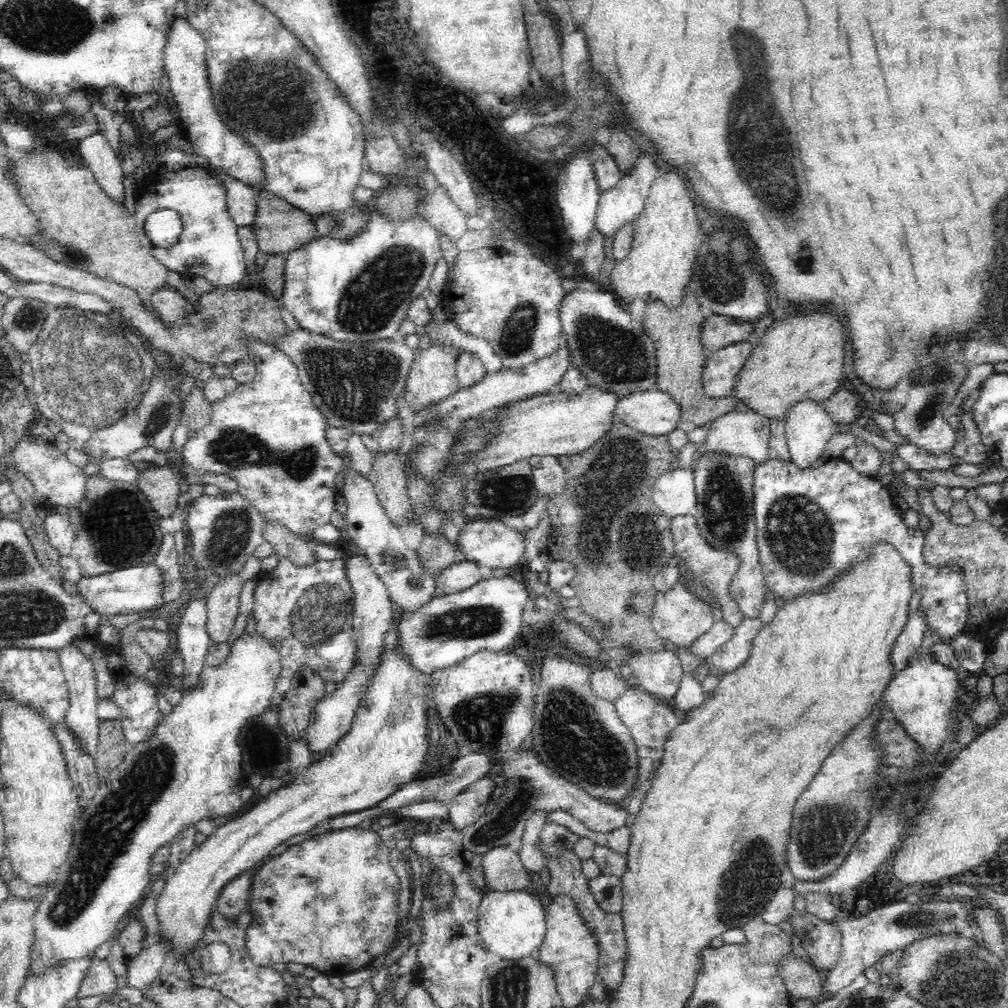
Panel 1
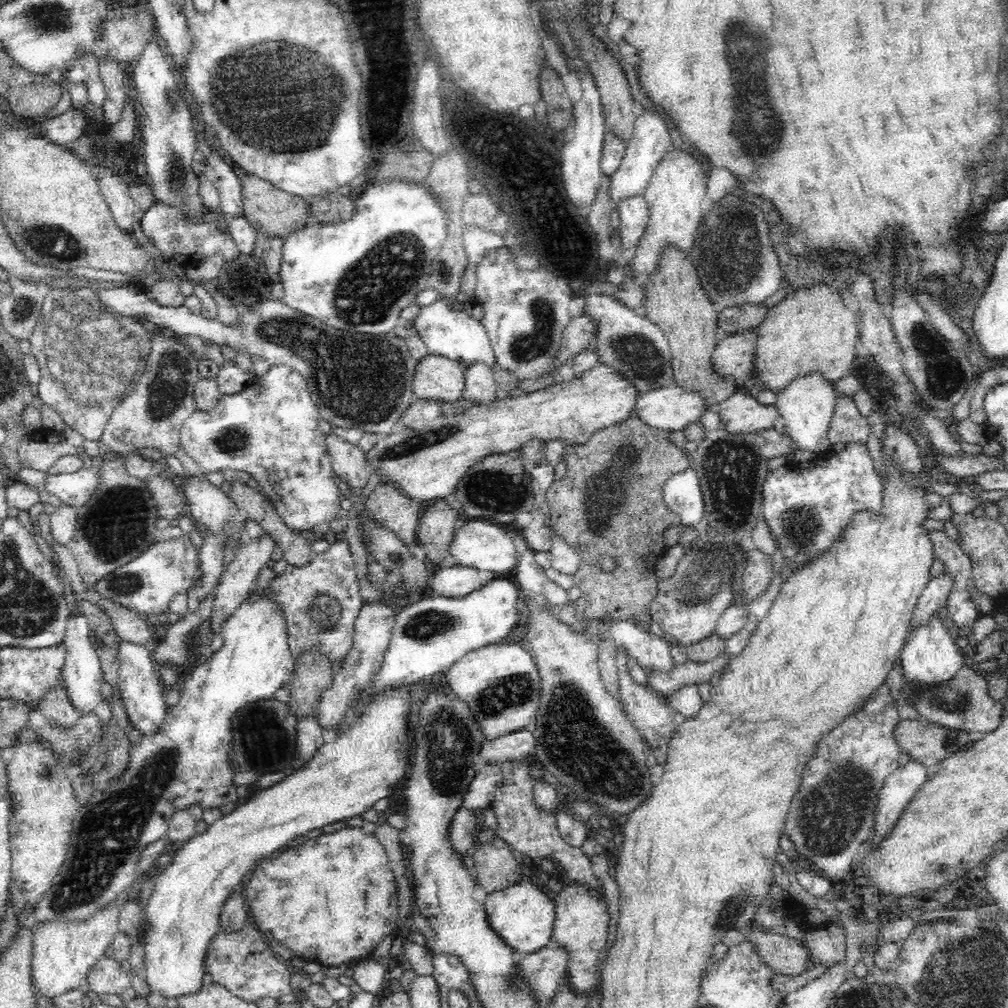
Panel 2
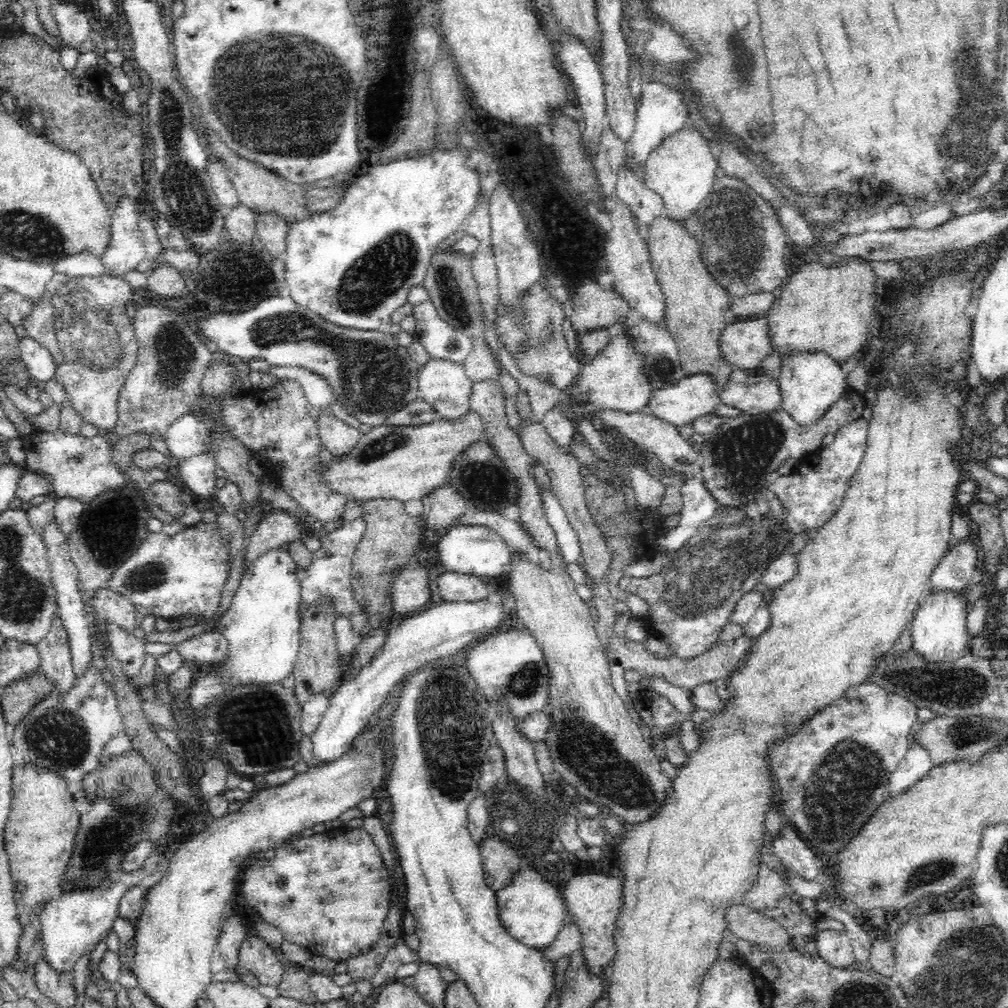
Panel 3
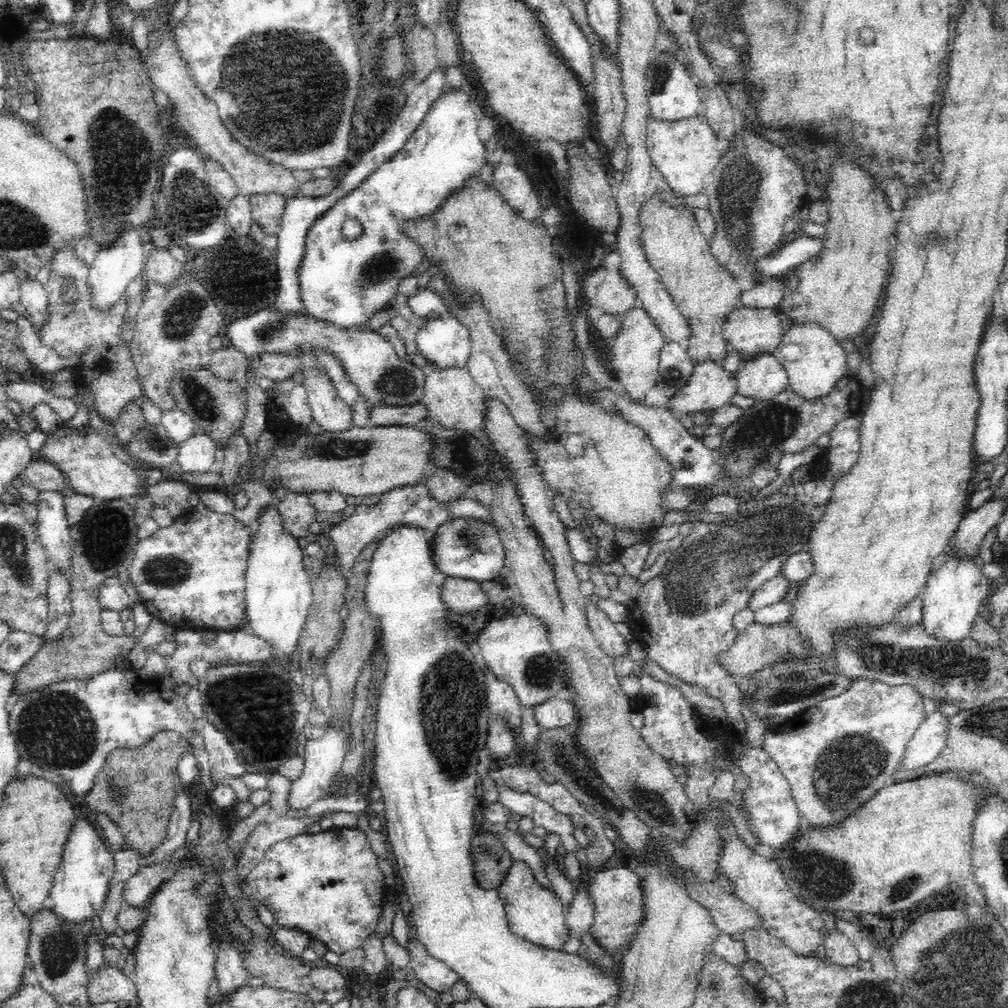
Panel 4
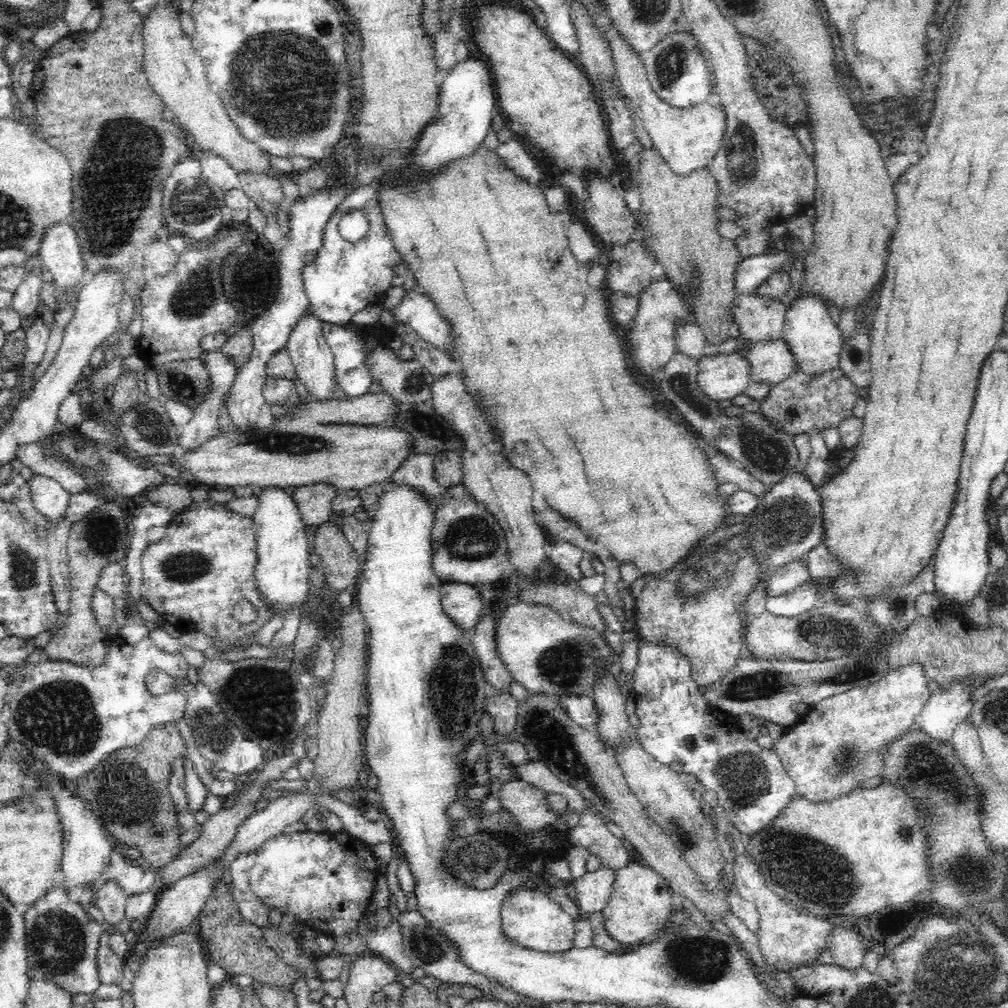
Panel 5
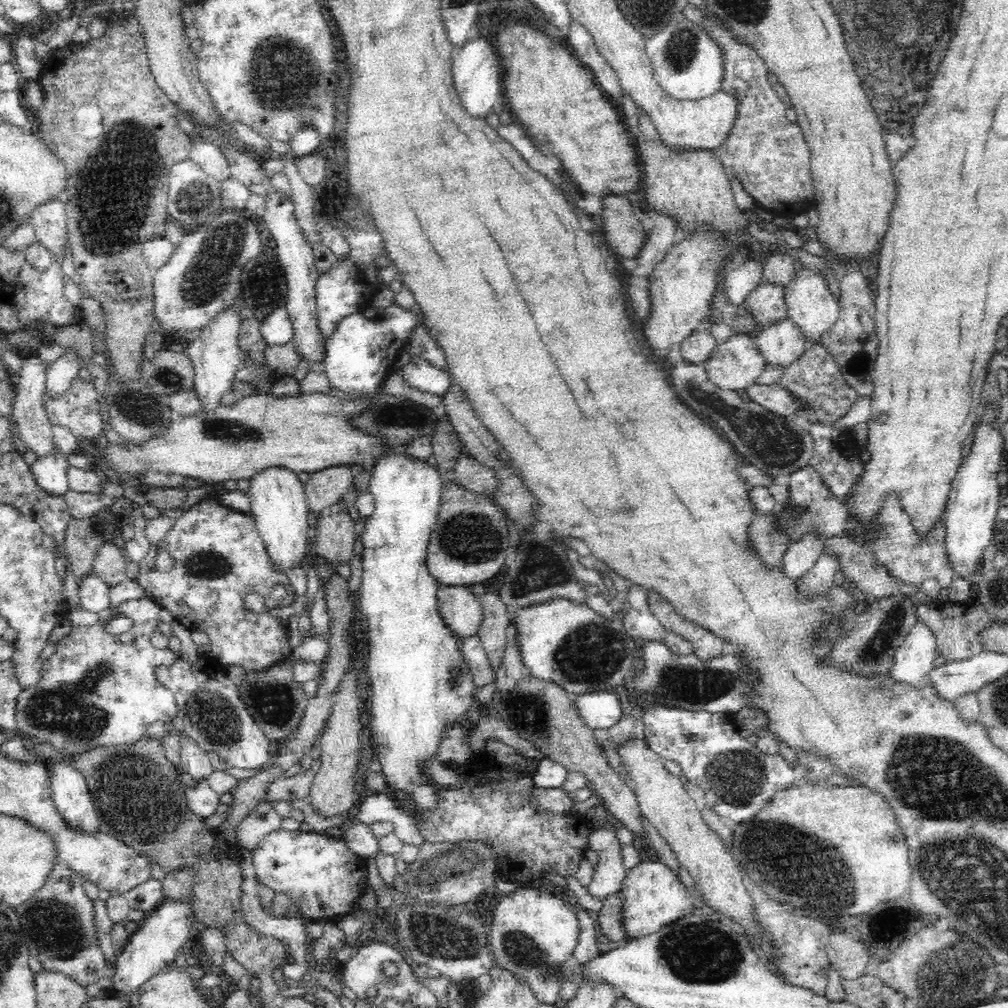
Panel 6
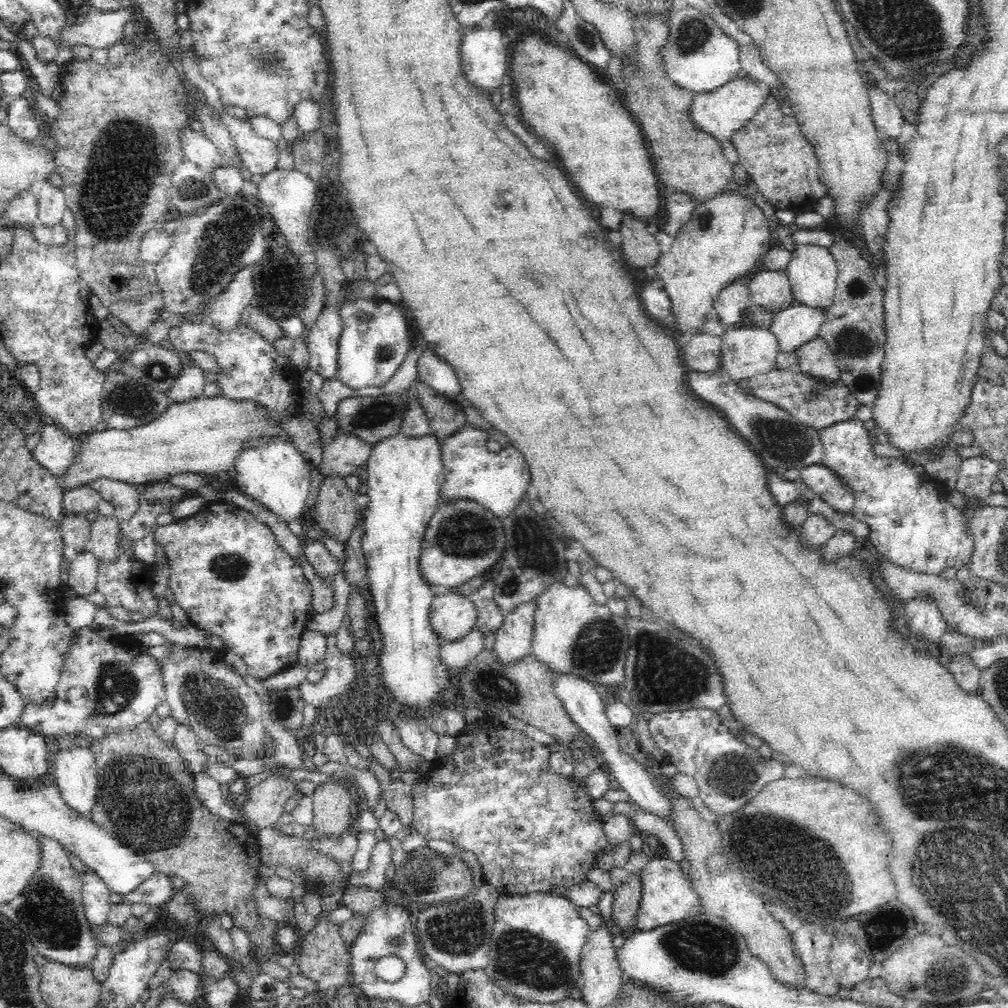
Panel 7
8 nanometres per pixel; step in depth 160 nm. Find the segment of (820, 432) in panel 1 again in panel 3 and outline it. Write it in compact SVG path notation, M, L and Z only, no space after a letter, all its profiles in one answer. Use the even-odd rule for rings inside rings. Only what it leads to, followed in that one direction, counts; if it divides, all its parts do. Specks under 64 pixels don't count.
M802 349L782 355L780 370L778 381L783 393L780 407L792 413L792 417L800 424L813 423L848 388L842 364L838 364L824 349Z

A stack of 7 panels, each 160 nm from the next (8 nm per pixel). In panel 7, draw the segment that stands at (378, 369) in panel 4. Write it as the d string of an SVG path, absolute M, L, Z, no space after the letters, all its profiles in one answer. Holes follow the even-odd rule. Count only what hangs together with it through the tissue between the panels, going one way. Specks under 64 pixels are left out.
M425 349L417 360L417 378L426 381L431 388L448 398L454 398L461 392L460 381L452 365Z

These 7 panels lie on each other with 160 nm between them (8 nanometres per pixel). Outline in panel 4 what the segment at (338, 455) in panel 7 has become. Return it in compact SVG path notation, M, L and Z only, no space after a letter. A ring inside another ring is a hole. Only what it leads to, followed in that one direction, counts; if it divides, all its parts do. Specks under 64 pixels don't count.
M287 491L286 496L278 503L280 513L284 515L286 531L298 537L308 536L308 526L316 522L316 512L312 499L306 493Z

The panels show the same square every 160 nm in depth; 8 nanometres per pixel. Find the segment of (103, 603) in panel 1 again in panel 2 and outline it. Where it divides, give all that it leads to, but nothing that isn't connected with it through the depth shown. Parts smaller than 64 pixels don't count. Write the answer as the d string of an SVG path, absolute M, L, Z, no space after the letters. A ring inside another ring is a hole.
M182 534L174 540L156 540L138 556L120 565L107 574L94 588L100 595L112 599L126 609L155 618L162 612L169 612L168 606L178 594L188 594L190 588L199 587L204 578L204 569L200 561L200 548L194 548L194 542L188 534Z

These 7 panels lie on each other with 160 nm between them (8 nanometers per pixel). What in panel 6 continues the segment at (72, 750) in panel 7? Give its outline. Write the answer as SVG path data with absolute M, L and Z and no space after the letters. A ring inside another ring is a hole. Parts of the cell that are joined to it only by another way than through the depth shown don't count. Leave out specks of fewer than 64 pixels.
M63 759L50 765L50 774L52 799L65 820L86 831L98 829L96 804L83 770Z

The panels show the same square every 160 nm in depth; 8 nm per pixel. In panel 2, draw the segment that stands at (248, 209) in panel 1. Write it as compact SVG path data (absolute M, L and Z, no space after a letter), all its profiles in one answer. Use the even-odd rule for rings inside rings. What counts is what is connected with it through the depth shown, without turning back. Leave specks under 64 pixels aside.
M218 151L211 152L202 168L203 179L218 190L219 204L227 219L244 215L240 179L236 173Z

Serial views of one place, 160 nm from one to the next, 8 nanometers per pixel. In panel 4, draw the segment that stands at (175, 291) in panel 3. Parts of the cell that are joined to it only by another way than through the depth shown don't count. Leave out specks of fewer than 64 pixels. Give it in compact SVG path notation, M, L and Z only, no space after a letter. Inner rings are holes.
M154 248L148 251L146 268L142 272L145 281L170 284L181 276L185 267L173 258L168 249Z

